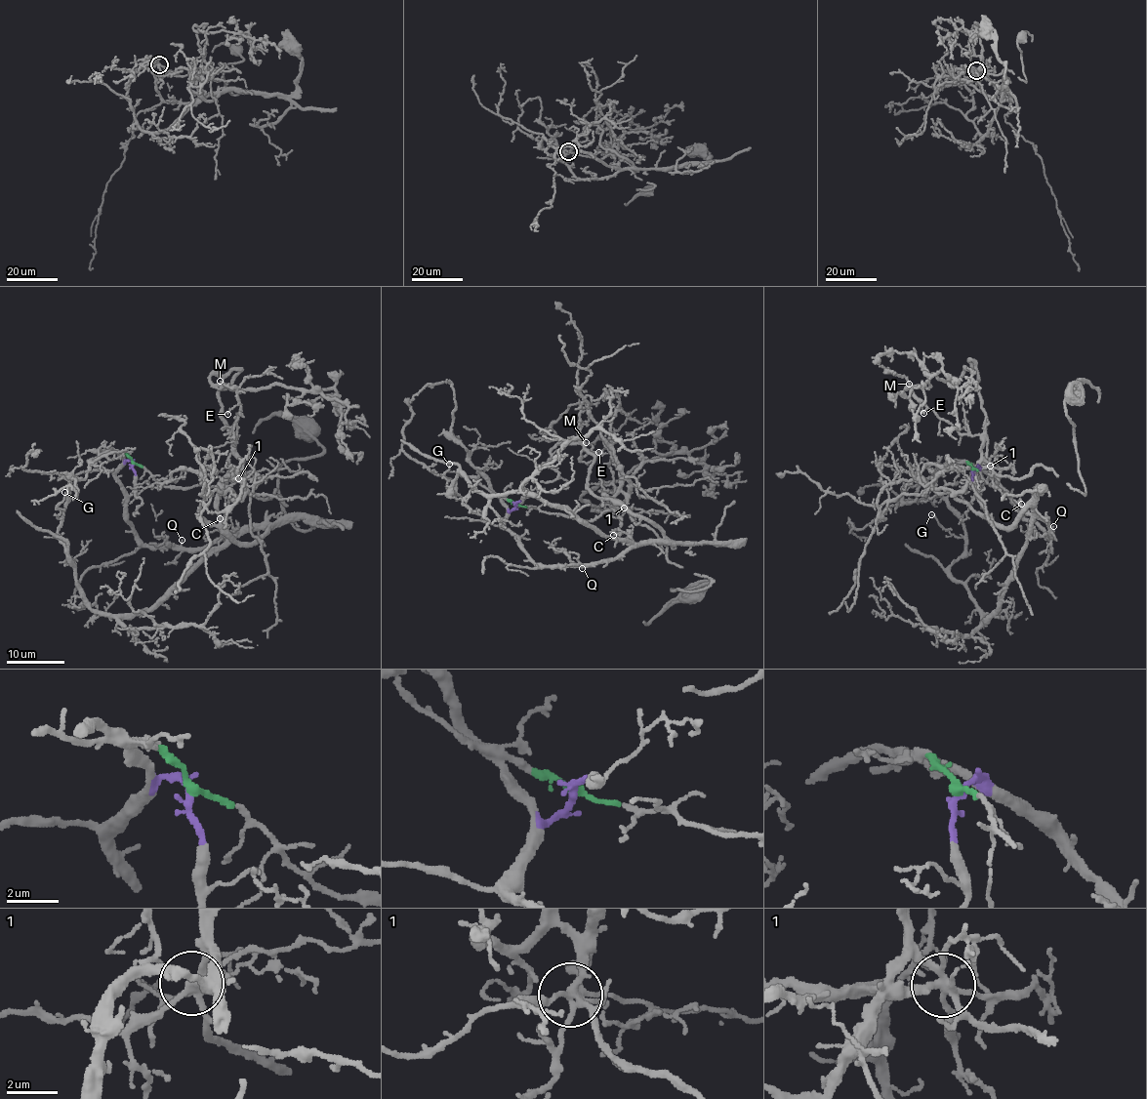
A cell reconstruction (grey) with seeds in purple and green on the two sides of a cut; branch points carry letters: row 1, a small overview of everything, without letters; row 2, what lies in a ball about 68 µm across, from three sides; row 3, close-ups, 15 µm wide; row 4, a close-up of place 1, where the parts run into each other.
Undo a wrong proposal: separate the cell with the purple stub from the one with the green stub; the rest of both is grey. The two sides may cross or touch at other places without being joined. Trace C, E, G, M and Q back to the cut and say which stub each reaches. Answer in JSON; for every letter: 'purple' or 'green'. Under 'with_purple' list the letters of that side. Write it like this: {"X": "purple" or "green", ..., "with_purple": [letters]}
{"C": "purple", "E": "green", "G": "purple", "M": "green", "Q": "purple", "with_purple": ["C", "G", "Q"]}

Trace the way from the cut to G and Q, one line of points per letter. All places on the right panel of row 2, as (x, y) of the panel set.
G: (972, 469), (1051, 532), (1032, 522), (1014, 578), (981, 623), (968, 589), (950, 573), (963, 538), (930, 514)
Q: (972, 469), (979, 467), (997, 480), (997, 484), (1022, 515), (1047, 537), (1053, 526)

